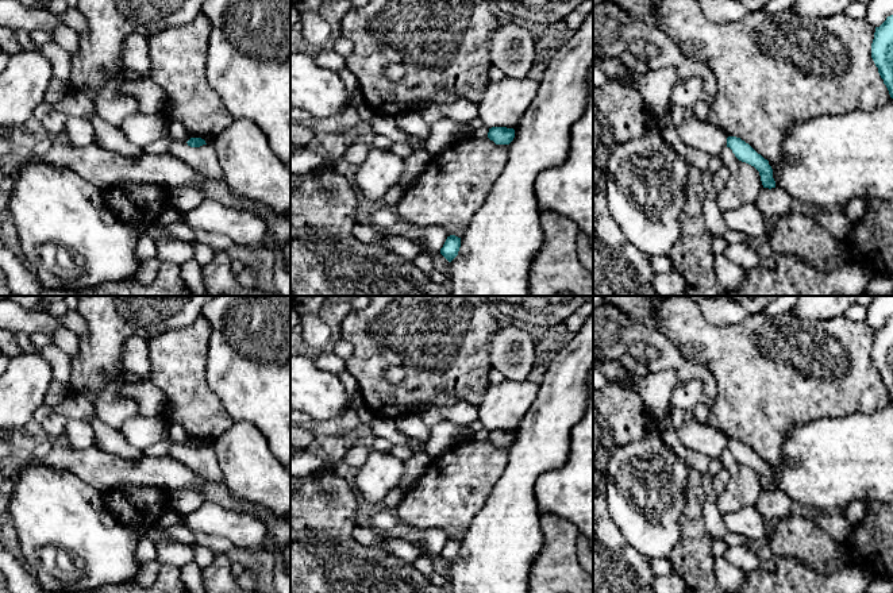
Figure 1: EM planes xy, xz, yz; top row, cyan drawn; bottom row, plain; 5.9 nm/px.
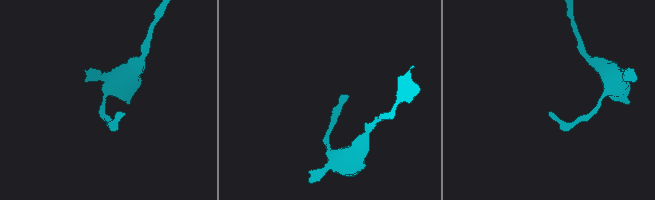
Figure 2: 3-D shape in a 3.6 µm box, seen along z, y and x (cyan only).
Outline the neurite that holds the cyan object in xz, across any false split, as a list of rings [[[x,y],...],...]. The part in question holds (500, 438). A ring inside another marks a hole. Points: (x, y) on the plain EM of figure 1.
[[[507,430],[489,431],[488,440],[496,447],[509,447],[515,440],[515,432]]]

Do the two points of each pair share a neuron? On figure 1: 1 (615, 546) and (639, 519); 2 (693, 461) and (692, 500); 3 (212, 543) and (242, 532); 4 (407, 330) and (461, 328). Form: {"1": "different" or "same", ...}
{"1": "different", "2": "different", "3": "different", "4": "same"}

